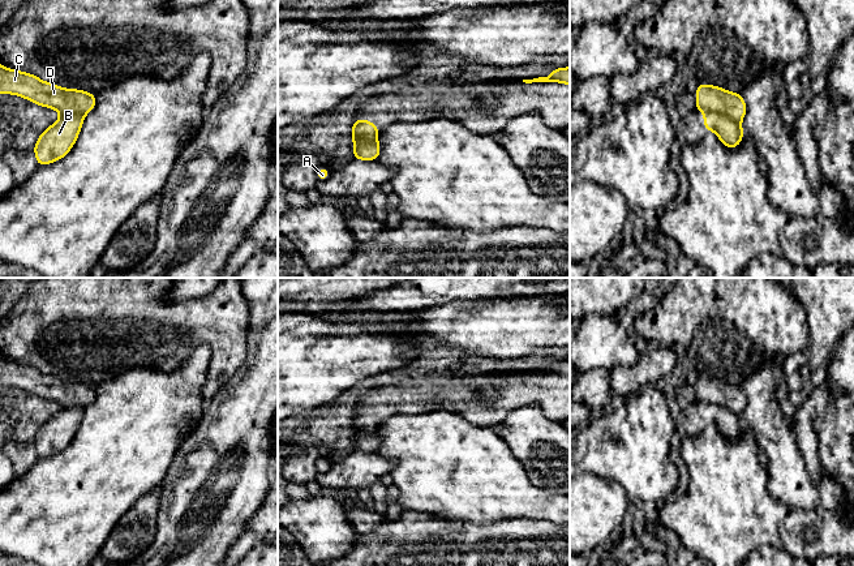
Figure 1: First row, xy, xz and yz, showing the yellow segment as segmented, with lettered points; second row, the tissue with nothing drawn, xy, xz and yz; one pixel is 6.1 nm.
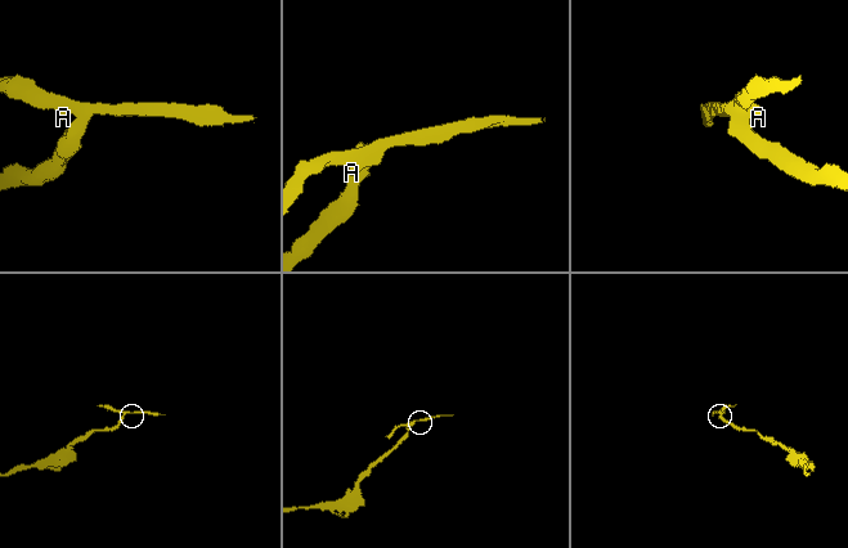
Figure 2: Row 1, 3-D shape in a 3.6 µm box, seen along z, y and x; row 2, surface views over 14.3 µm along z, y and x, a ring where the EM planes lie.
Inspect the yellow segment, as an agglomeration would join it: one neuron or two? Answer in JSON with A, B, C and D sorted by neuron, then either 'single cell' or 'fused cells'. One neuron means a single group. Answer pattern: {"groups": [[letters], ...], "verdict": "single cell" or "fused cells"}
{"groups": [["A", "C", "D"], ["B"]], "verdict": "fused cells"}

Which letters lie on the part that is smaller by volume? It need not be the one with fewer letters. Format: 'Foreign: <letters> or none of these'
Foreign: A, C, D

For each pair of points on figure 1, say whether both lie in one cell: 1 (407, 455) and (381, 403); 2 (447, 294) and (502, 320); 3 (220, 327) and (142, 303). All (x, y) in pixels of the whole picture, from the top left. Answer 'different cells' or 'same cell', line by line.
1: different cells
2: different cells
3: same cell

